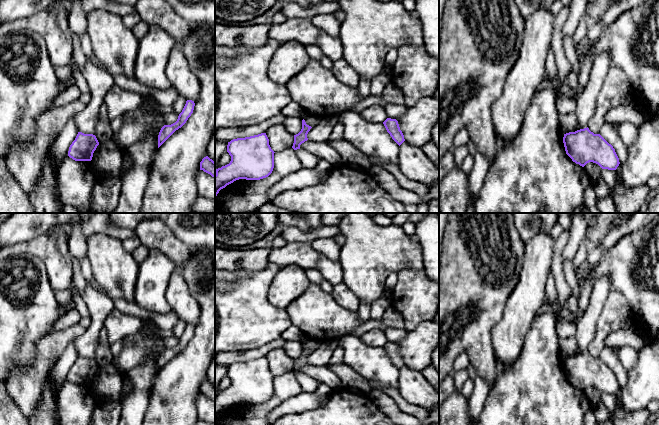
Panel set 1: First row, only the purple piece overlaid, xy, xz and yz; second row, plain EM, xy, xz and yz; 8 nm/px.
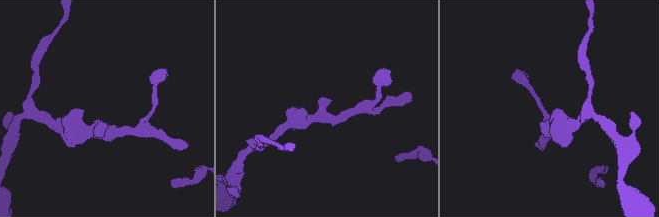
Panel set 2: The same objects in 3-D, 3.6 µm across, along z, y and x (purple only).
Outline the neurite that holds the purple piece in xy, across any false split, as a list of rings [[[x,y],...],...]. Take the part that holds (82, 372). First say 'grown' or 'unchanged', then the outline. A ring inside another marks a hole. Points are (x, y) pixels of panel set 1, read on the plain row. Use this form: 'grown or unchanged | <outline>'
unchanged | [[[78,356],[69,371],[68,380],[75,385],[91,385],[99,366],[95,359]]]

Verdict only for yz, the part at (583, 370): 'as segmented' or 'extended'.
as segmented

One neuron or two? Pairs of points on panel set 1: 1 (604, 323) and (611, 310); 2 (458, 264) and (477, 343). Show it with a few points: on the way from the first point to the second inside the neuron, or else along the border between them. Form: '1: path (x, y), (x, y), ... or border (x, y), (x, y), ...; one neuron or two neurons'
1: path (607, 320), (611, 313); one neuron
2: path (472, 284), (472, 293), (484, 310), (477, 323); one neuron

